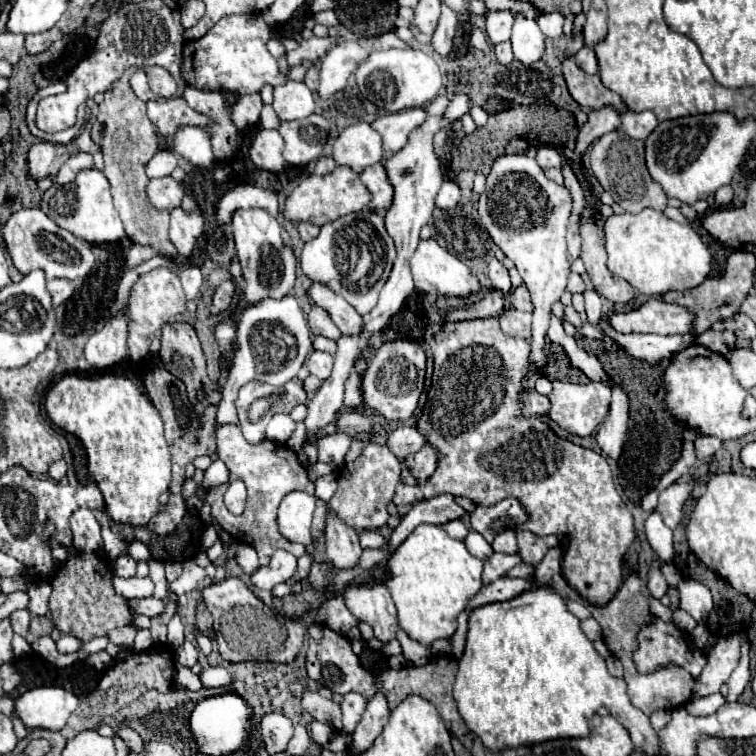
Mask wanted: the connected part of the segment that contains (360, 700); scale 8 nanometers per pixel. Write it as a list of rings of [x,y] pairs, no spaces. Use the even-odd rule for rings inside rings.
[[[347,693],[347,695],[343,697],[343,703],[341,703],[343,729],[341,729],[341,733],[337,735],[337,739],[327,745],[329,749],[333,749],[335,753],[345,751],[345,739],[355,731],[361,715],[363,715],[363,711],[365,711],[365,705],[367,705],[367,701],[365,701],[365,697],[359,695],[359,693]]]

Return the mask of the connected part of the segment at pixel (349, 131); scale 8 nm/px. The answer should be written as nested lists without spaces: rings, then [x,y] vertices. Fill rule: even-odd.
[[[355,123],[347,127],[333,145],[335,163],[347,165],[355,173],[361,173],[371,163],[379,163],[381,157],[381,135],[369,123]]]

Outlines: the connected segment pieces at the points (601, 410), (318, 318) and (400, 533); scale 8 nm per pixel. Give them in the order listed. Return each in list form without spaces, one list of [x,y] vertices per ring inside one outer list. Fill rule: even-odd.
[[[553,381],[553,391],[549,393],[549,399],[551,399],[549,417],[555,423],[559,423],[563,429],[567,429],[567,431],[571,431],[571,433],[575,433],[579,437],[587,437],[607,417],[609,401],[611,401],[611,389],[607,385],[603,385],[603,383],[597,383],[597,381],[589,381],[585,385]]]
[[[313,305],[311,307],[311,313],[307,315],[309,319],[309,327],[315,335],[323,335],[323,337],[329,337],[333,341],[337,341],[341,337],[341,331],[339,327],[335,327],[335,323],[331,321],[331,317],[327,315],[327,311],[323,311],[321,307]]]
[[[439,495],[433,499],[423,499],[415,503],[409,509],[409,513],[403,515],[401,523],[393,529],[387,541],[387,547],[389,551],[395,551],[407,539],[407,535],[421,523],[443,525],[443,523],[449,523],[451,519],[461,519],[465,513],[467,511],[455,503],[453,495]]]

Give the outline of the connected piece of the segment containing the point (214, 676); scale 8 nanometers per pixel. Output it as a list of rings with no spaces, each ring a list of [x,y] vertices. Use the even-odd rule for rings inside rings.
[[[209,667],[201,671],[201,681],[205,687],[225,687],[233,681],[233,675],[225,667]]]

